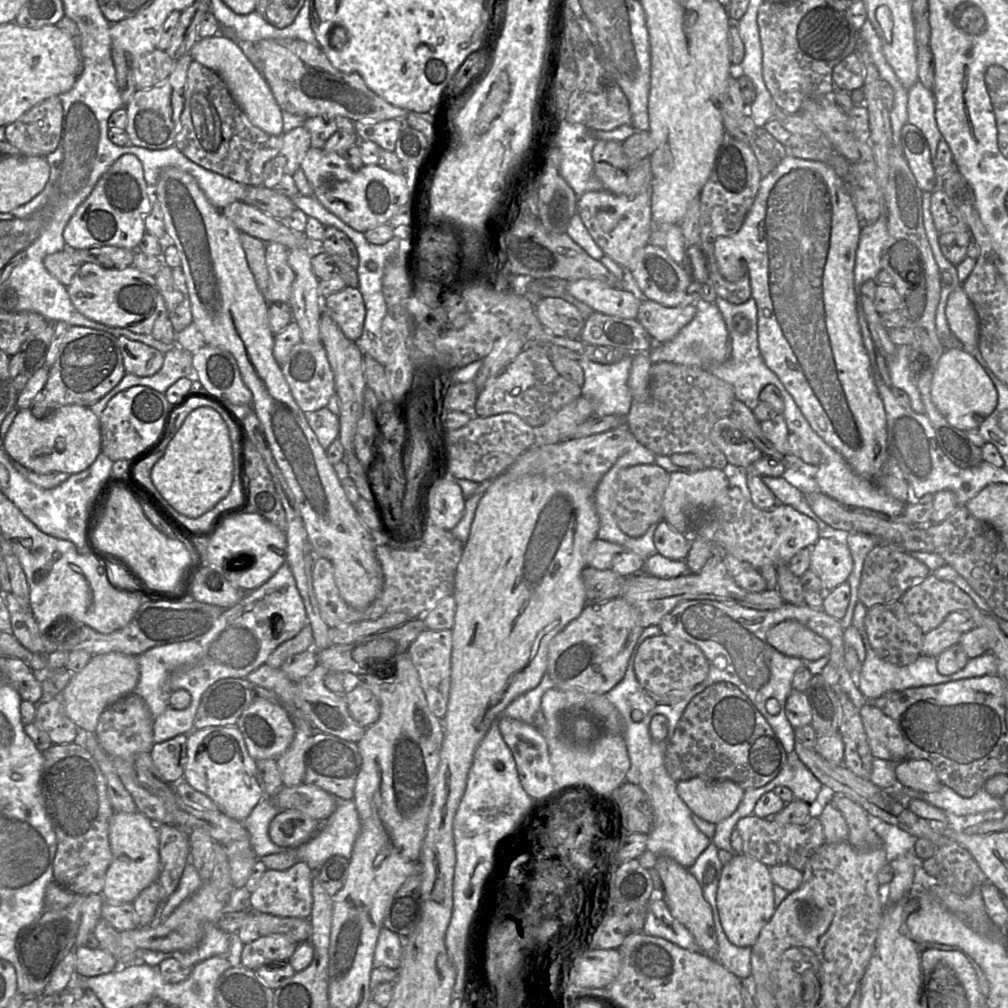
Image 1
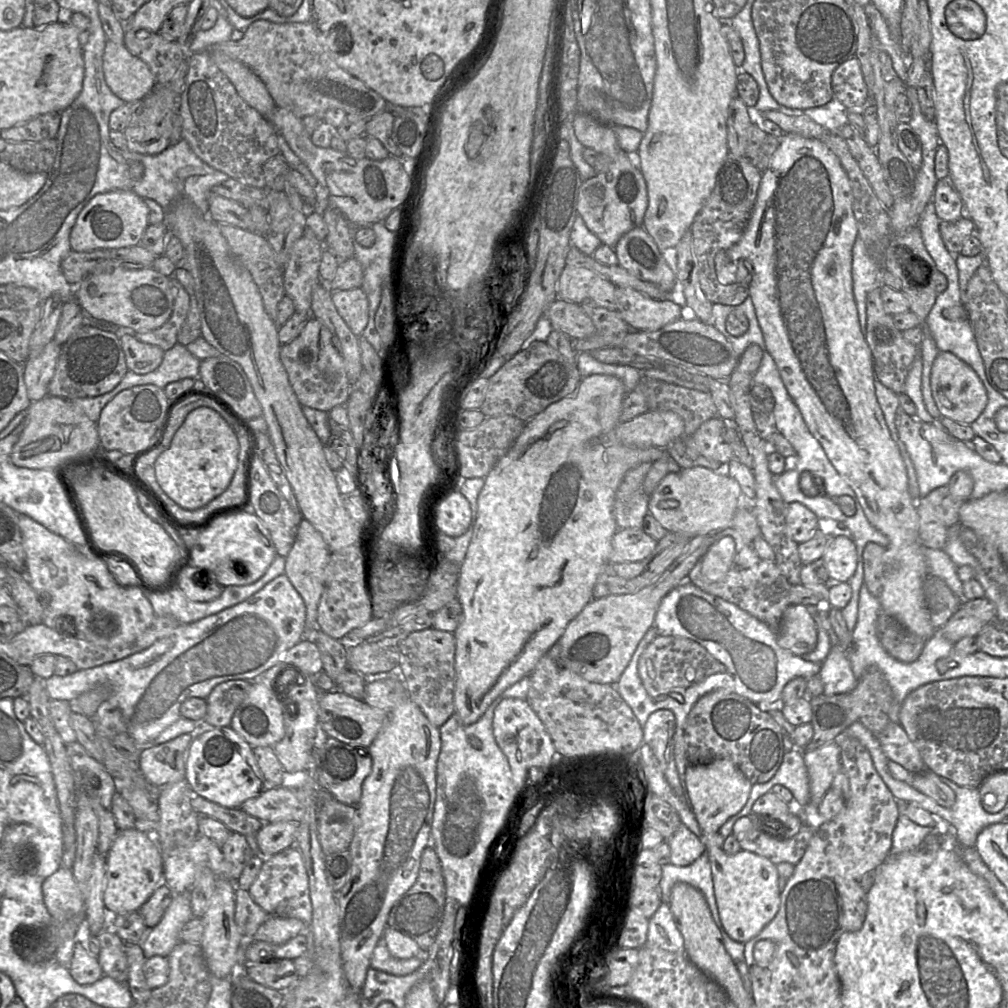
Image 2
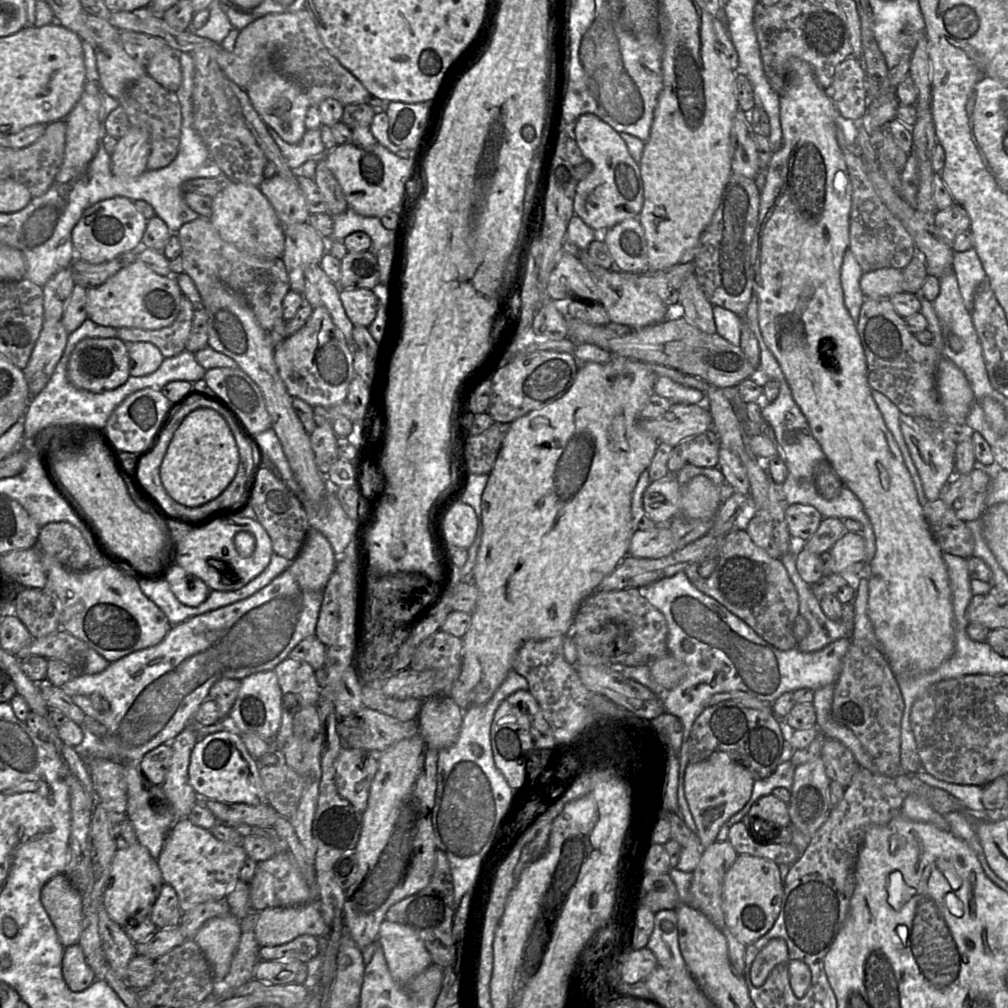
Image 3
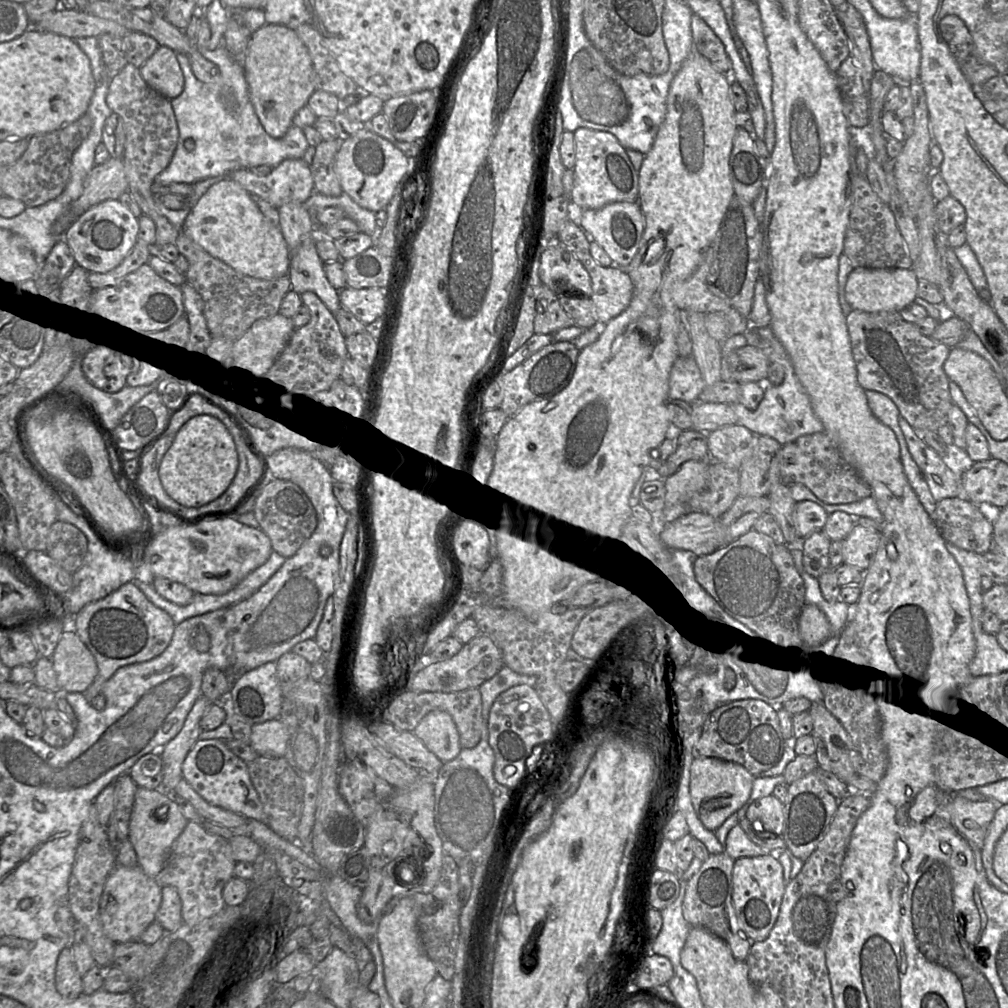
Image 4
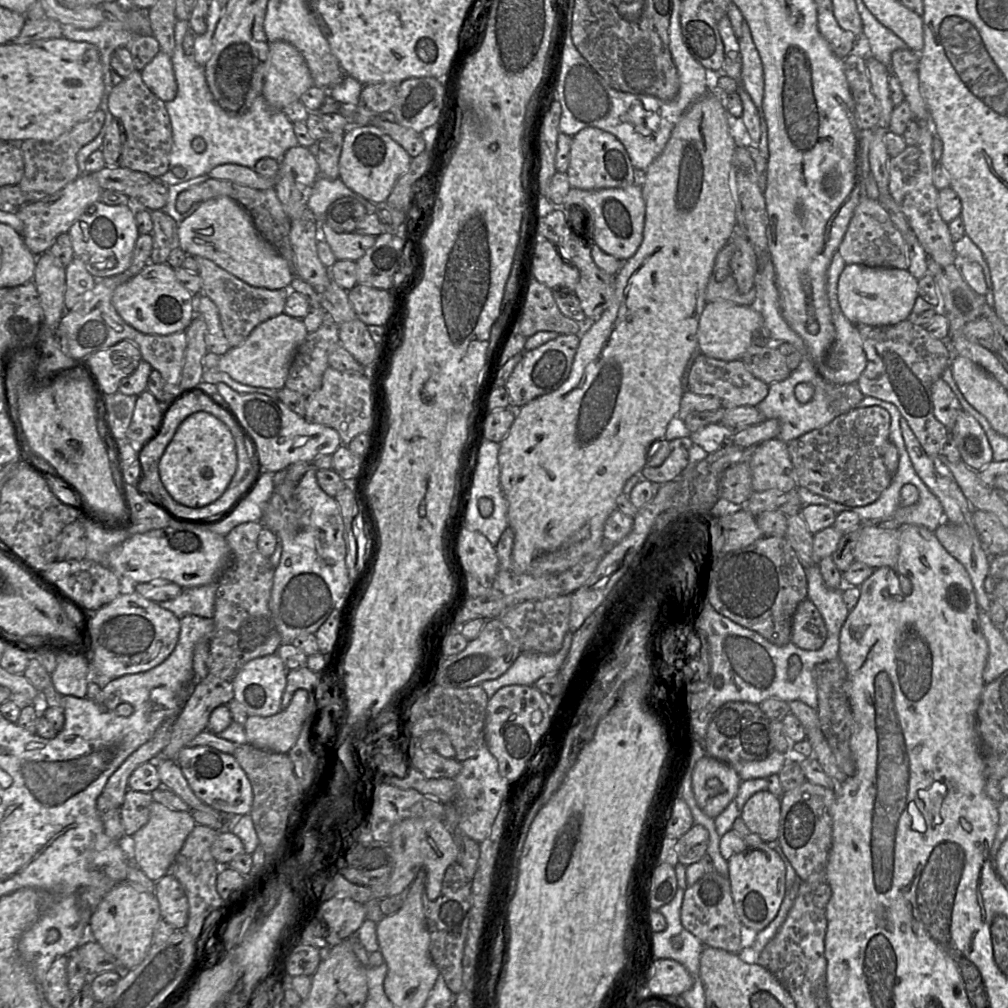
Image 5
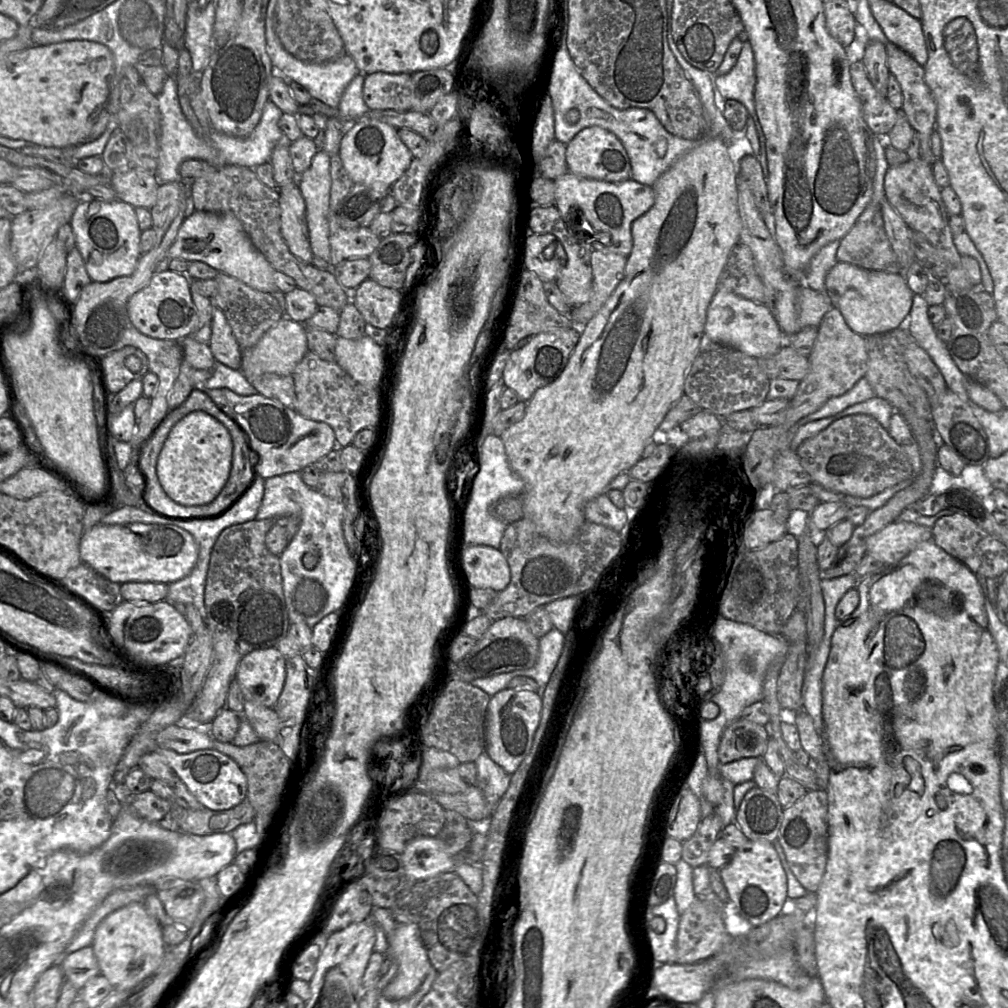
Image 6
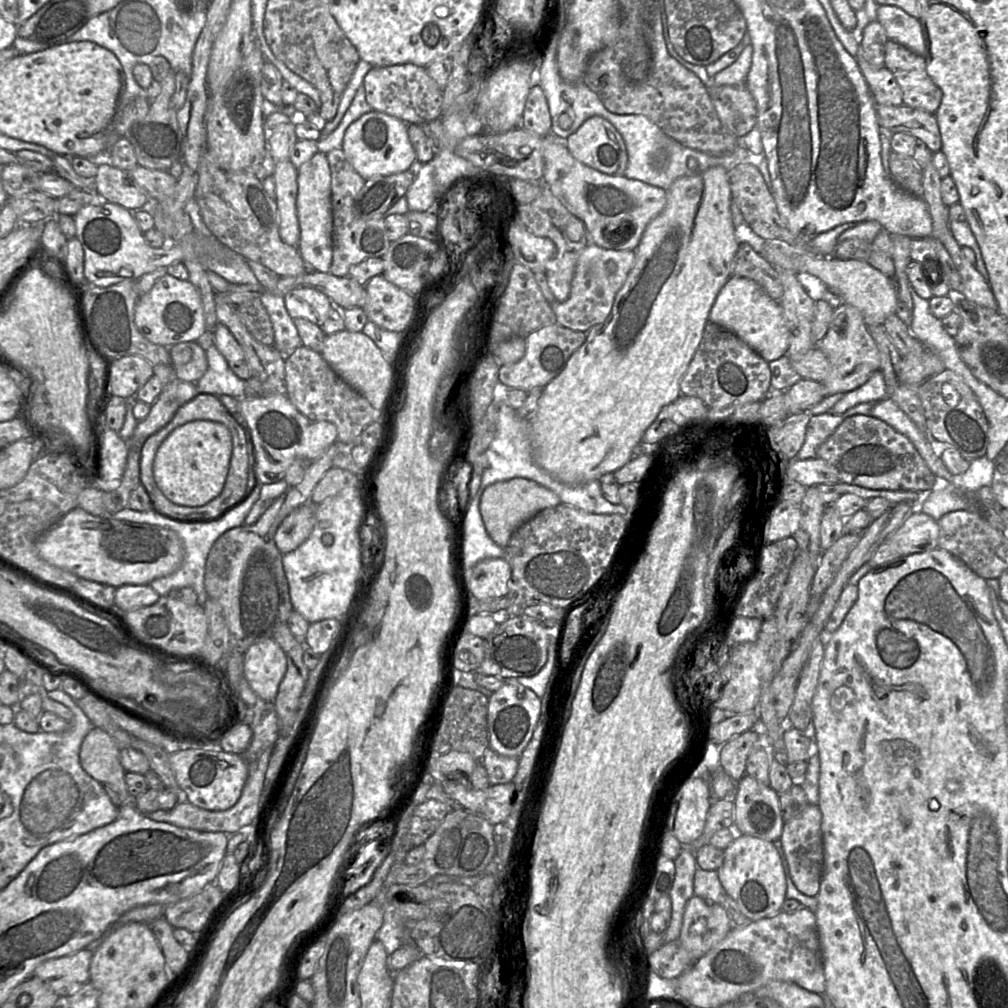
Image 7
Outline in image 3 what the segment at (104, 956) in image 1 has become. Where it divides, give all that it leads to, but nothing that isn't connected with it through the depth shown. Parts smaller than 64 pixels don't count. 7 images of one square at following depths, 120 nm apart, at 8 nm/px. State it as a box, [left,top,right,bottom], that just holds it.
[62,944,96,992]

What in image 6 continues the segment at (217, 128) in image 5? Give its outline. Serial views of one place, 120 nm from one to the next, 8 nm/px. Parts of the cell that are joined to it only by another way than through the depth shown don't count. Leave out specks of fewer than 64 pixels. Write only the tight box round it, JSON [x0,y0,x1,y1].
[156,76,286,184]

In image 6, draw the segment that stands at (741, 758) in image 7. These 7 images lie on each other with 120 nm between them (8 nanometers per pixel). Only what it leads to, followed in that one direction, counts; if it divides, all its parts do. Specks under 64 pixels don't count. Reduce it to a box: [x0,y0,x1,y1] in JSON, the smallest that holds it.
[718,718,768,764]

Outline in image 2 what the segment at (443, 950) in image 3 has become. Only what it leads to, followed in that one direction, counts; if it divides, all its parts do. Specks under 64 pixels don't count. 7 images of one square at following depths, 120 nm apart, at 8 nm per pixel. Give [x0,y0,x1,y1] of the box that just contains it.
[387,846,446,952]

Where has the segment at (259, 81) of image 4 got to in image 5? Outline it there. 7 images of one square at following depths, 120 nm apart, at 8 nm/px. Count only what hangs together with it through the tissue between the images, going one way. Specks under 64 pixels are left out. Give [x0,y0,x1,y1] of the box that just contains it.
[262,40,314,111]

